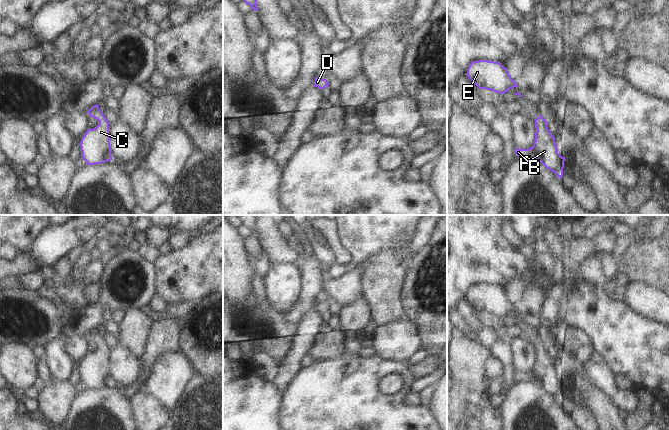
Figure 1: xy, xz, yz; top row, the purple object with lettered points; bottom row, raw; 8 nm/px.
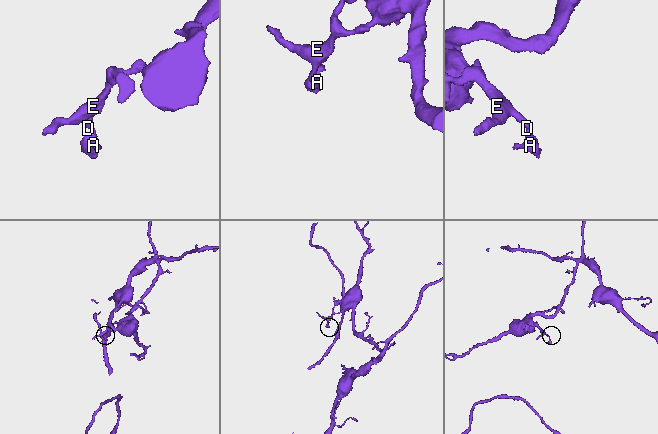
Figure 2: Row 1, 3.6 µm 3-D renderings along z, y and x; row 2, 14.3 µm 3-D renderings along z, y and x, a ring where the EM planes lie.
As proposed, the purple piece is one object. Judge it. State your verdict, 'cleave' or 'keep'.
keep

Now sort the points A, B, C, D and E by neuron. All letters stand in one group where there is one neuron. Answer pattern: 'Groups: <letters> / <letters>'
Groups: A B C D E

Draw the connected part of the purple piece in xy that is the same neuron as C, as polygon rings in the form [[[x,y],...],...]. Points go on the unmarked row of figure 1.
[[[98,328],[91,331],[87,337],[90,341],[98,344],[99,348],[93,353],[88,353],[82,361],[79,368],[82,382],[86,385],[87,389],[111,385],[112,374],[110,371],[109,346],[99,333]]]

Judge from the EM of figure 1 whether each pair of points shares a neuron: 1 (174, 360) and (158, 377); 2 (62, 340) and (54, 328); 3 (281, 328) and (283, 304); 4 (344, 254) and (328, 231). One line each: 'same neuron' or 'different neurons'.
1: same neuron
2: different neurons
3: different neurons
4: same neuron

